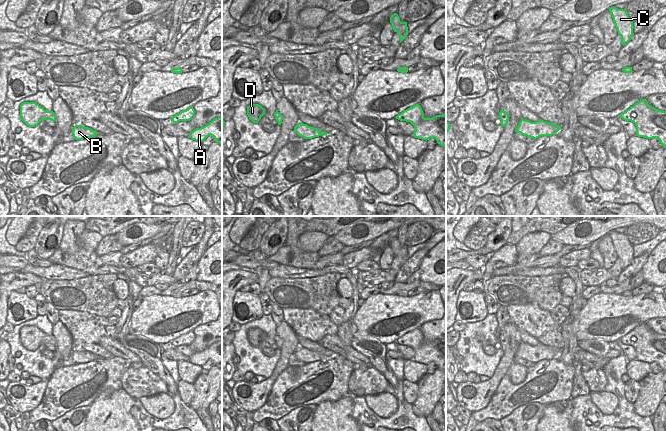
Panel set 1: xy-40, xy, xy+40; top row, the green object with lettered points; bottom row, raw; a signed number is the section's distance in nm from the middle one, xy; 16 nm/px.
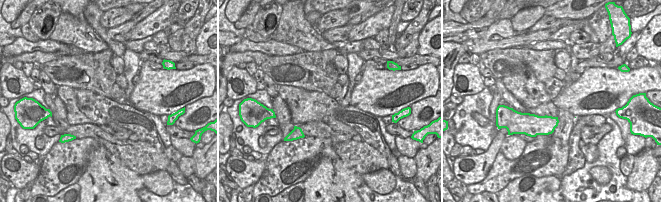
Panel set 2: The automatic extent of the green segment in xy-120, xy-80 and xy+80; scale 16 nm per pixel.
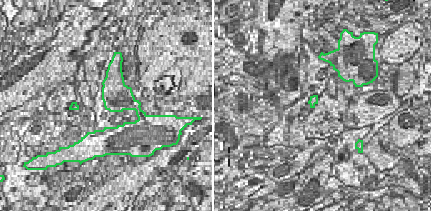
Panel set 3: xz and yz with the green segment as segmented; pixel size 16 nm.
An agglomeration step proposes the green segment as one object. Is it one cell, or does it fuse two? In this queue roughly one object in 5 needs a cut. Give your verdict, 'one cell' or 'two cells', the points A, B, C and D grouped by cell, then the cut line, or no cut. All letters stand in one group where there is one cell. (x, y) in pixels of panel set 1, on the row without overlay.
one cell; groups A B C D; cut none

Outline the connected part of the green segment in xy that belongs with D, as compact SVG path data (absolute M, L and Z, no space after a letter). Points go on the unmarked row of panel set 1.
M251 328L247 331L247 339L253 347L258 347L265 338L265 333L259 328Z

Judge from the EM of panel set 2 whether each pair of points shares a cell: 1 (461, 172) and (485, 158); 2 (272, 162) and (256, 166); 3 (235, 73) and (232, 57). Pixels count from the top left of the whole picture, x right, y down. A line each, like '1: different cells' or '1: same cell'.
1: same cell
2: different cells
3: different cells

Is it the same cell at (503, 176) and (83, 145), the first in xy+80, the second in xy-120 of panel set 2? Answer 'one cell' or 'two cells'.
one cell

